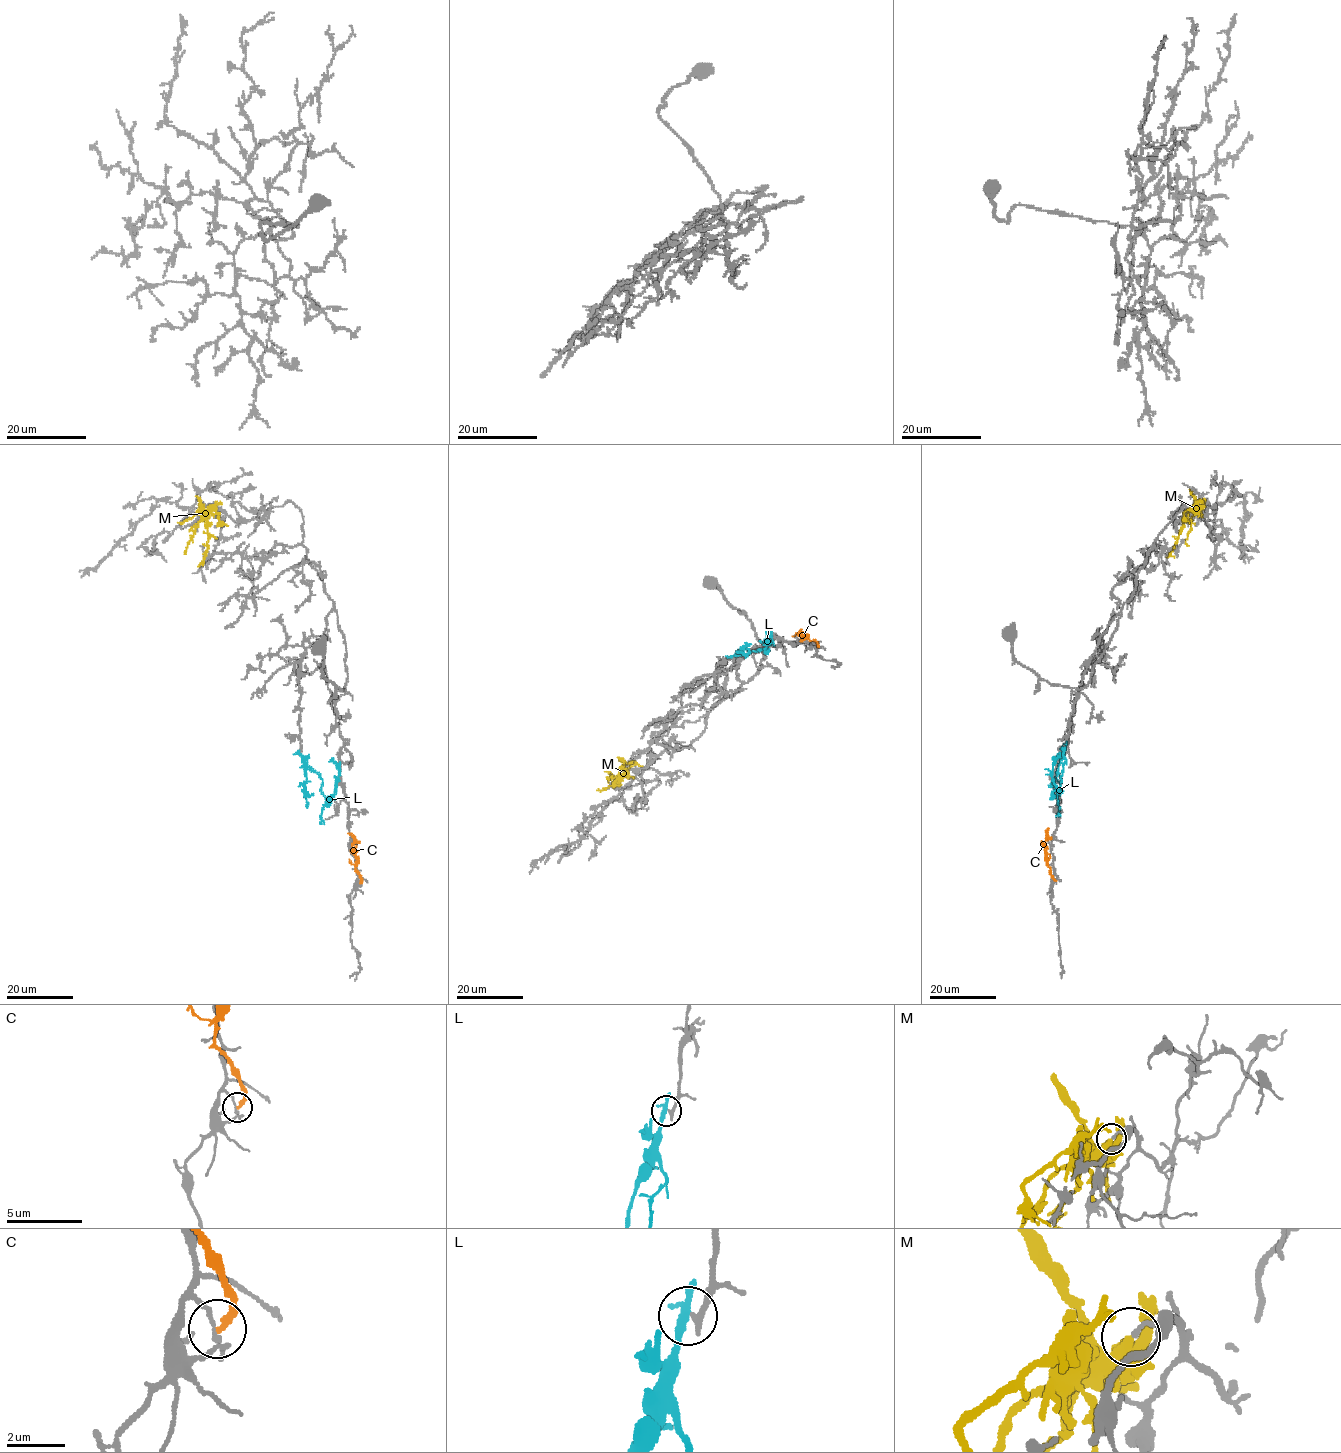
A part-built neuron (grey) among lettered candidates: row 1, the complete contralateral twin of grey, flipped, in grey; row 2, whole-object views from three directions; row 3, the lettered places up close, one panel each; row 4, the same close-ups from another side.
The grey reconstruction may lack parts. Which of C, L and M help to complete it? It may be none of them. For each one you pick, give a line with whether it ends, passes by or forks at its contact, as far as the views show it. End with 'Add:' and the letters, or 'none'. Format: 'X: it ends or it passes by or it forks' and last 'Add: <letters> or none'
Add: none

